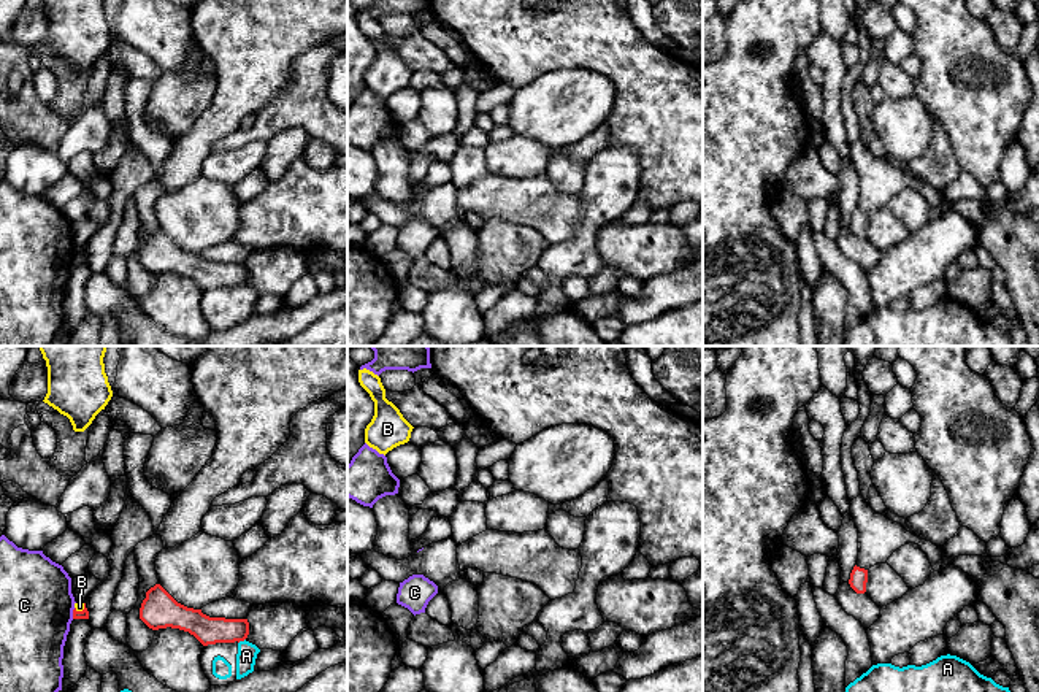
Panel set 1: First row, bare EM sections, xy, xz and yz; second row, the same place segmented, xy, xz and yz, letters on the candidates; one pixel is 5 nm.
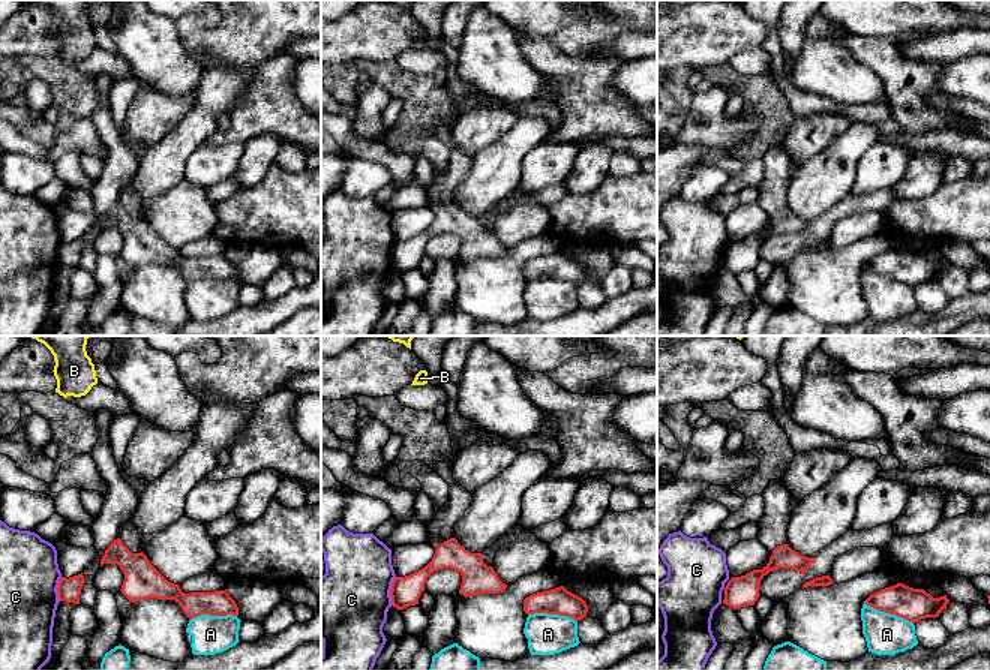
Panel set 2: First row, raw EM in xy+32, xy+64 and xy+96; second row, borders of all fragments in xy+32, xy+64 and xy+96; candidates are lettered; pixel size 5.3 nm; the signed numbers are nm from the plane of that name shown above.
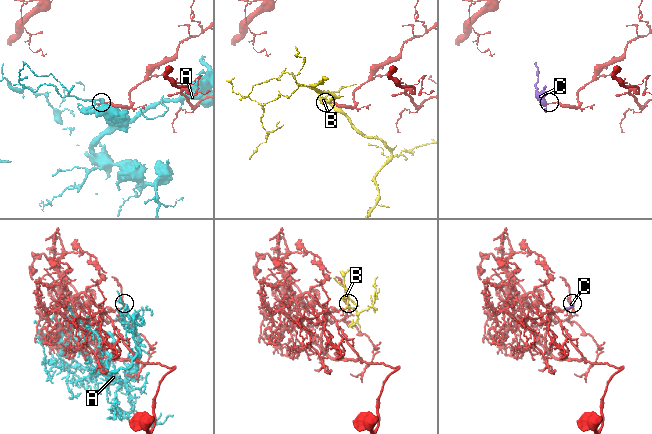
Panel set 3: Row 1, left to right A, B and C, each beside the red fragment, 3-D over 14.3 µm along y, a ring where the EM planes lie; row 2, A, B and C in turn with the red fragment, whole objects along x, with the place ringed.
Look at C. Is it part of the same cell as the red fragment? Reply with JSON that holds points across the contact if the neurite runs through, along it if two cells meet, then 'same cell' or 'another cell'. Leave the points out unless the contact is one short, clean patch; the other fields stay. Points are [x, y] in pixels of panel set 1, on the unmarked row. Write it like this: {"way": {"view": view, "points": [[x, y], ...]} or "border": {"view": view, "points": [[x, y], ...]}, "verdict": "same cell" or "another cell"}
{"border": {"view": "xy", "points": [[75, 253], [72, 262]]}, "verdict": "another cell"}

